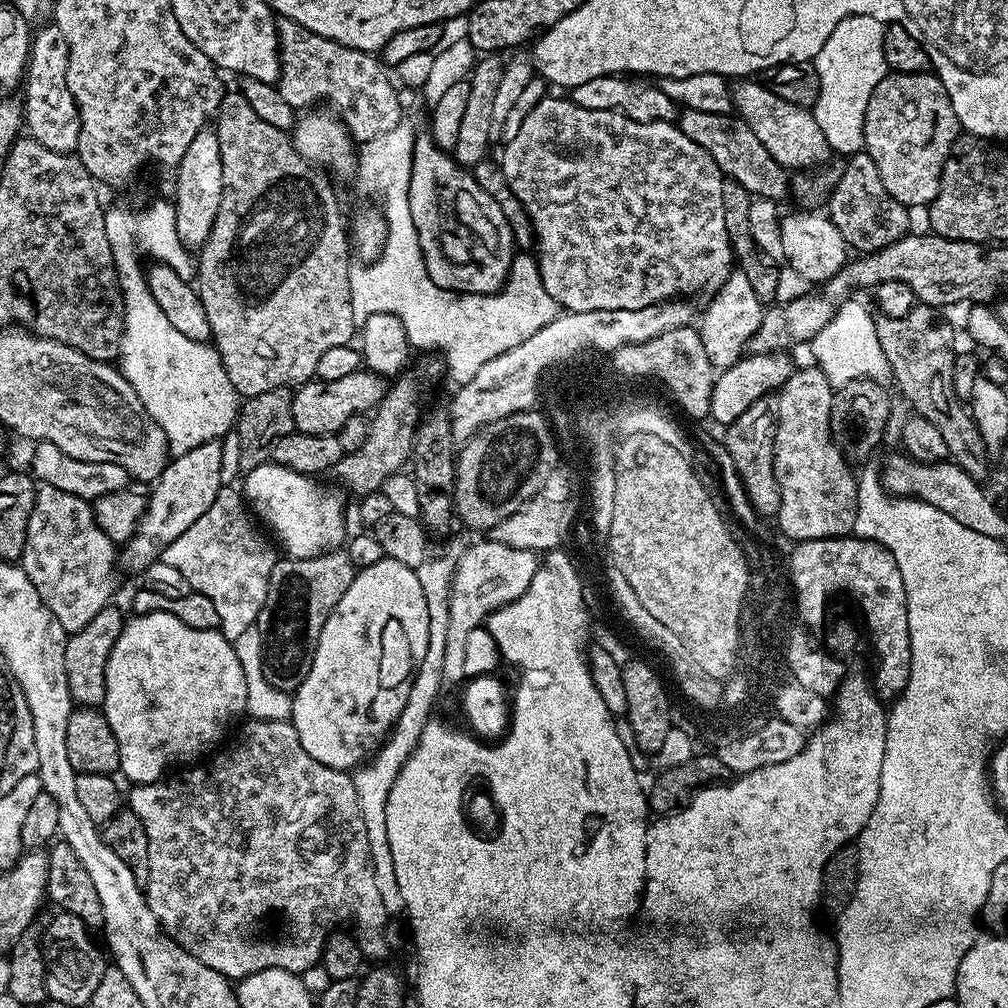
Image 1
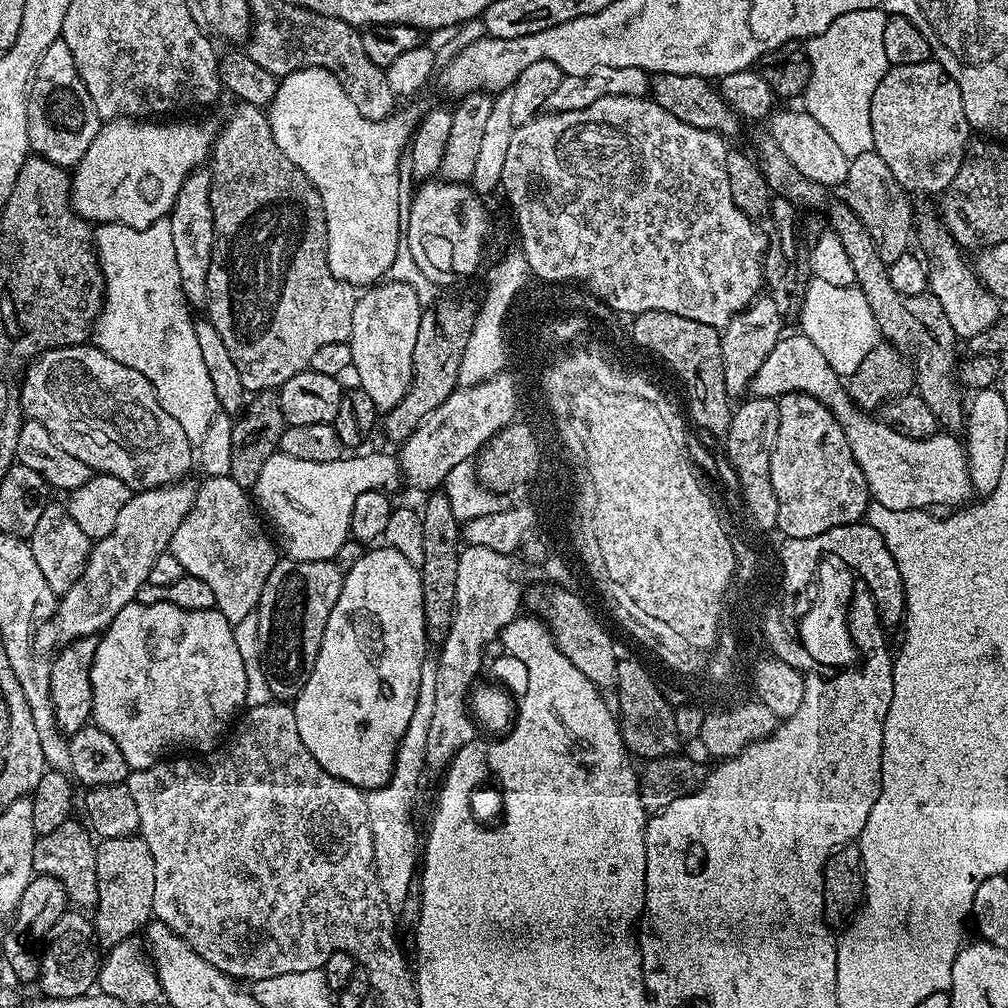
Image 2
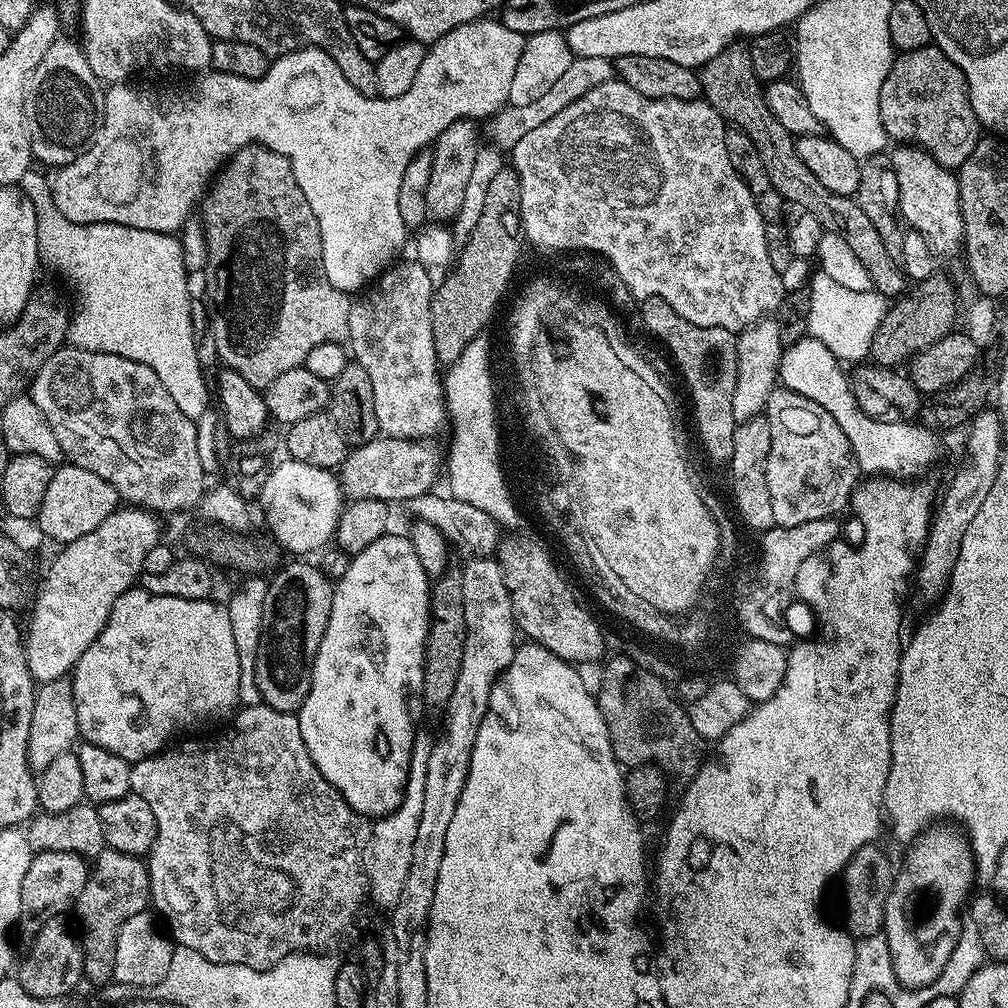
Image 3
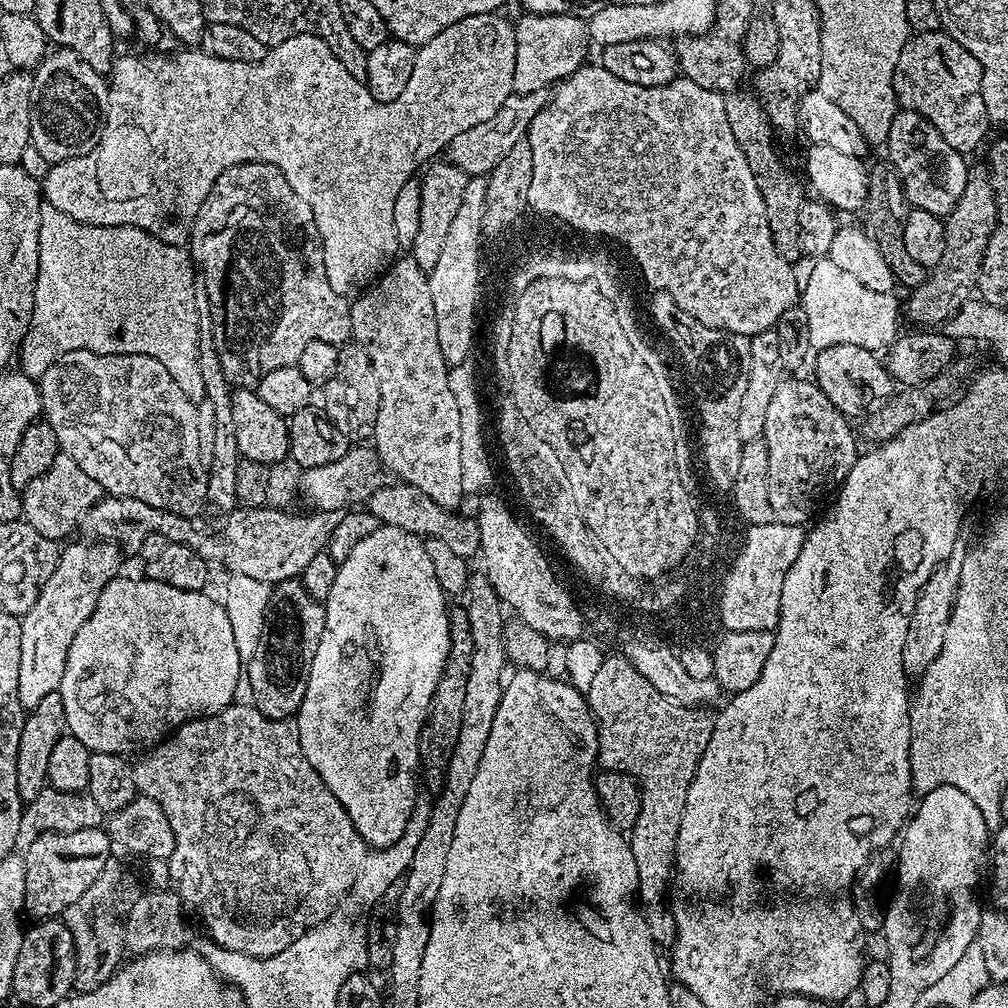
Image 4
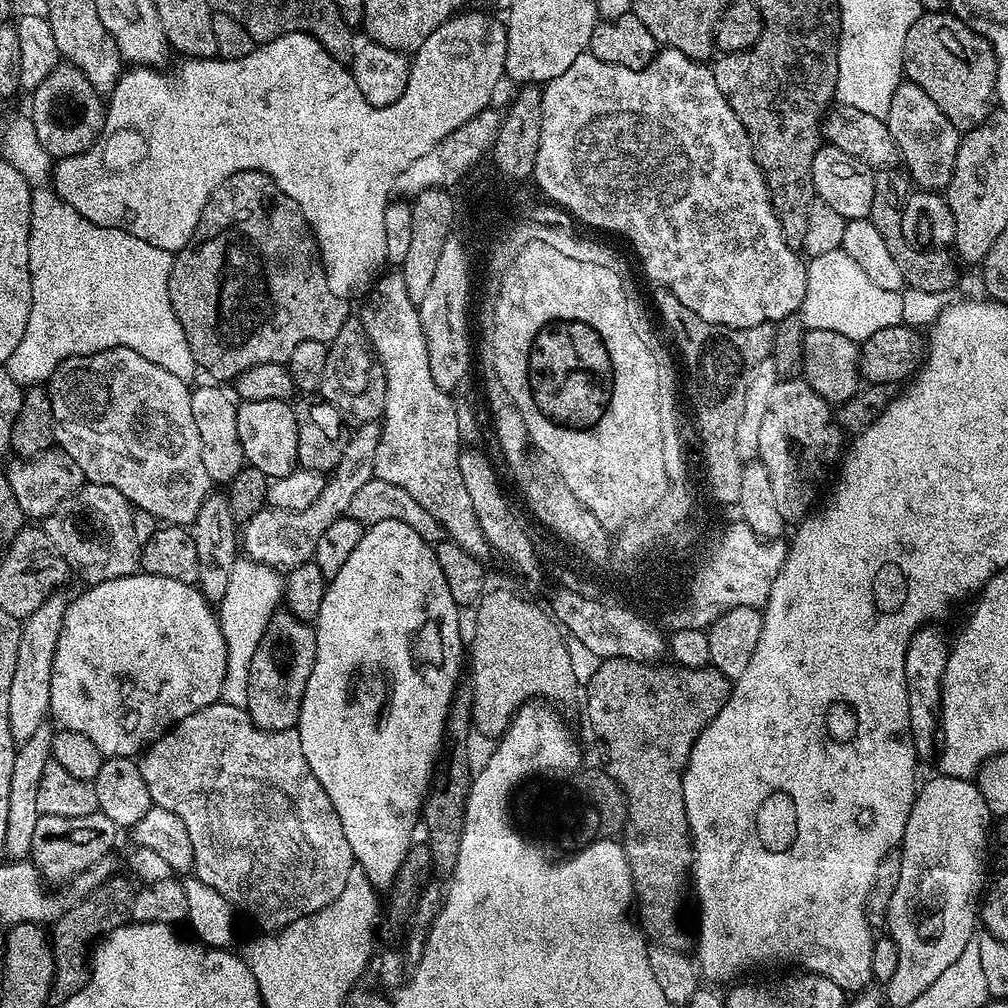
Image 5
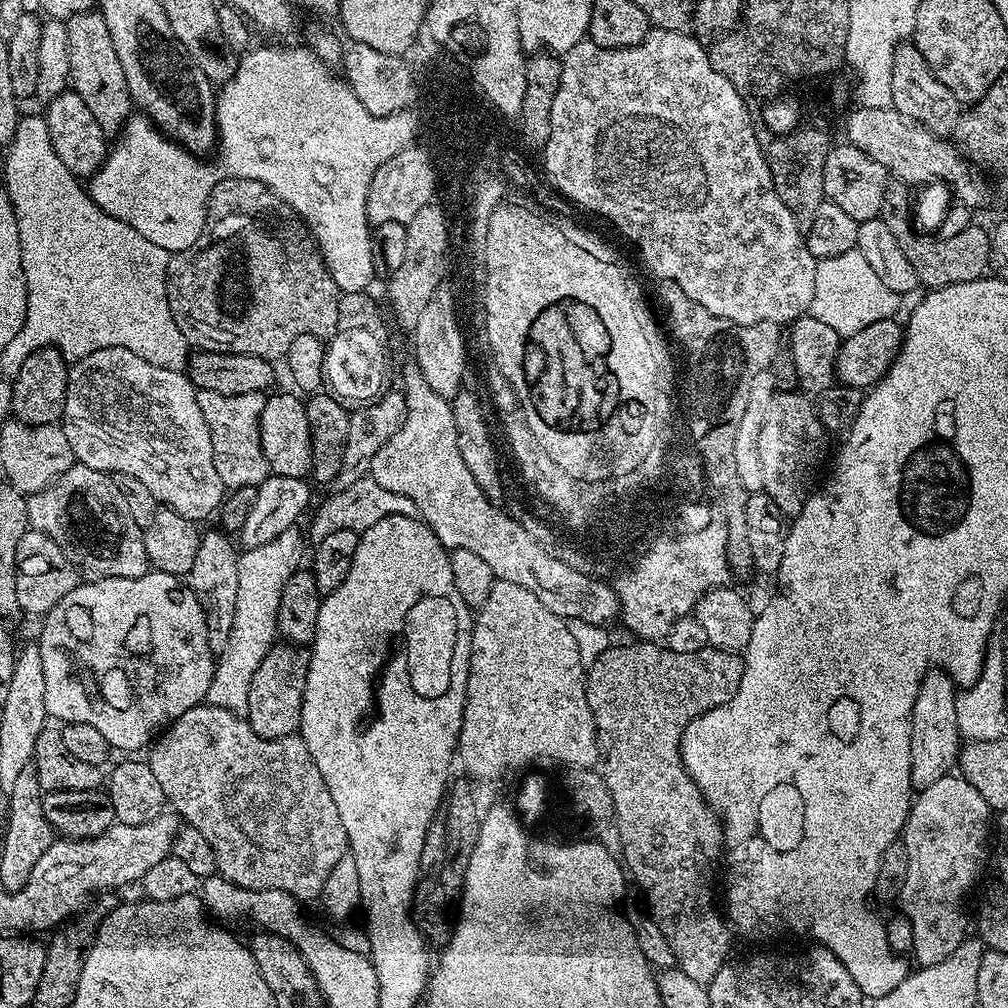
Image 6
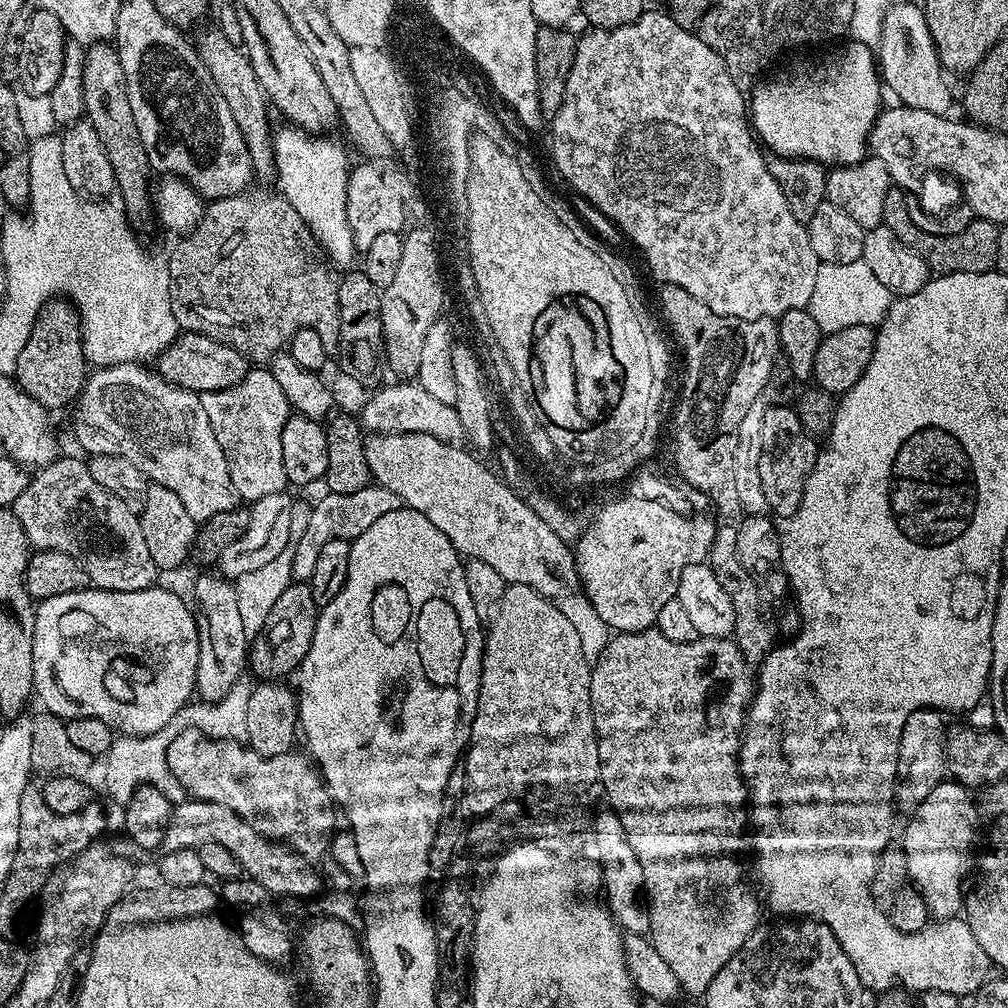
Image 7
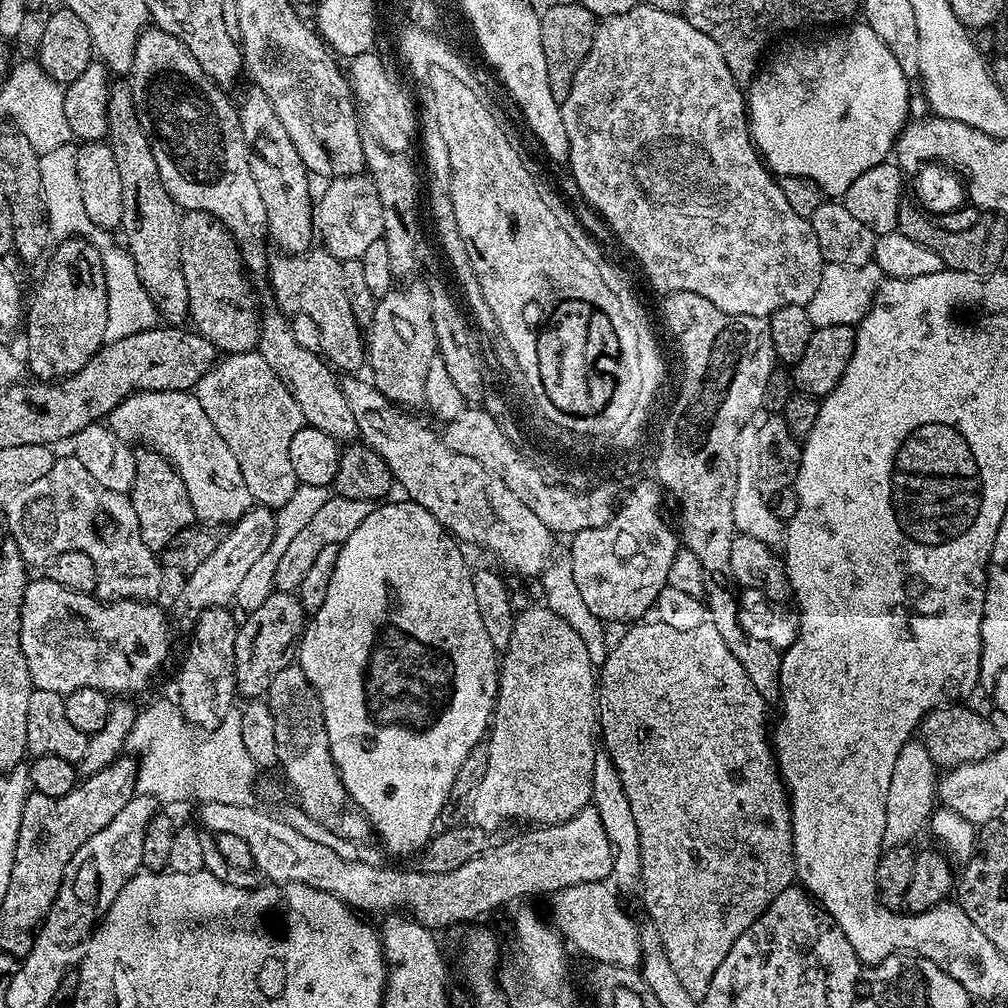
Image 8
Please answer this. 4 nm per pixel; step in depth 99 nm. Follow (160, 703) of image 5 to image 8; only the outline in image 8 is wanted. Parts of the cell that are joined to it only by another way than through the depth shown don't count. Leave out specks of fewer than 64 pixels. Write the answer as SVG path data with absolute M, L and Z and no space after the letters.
M47 578L29 579L22 602L22 654L26 654L26 666L30 666L33 689L52 690L60 696L68 696L79 688L94 688L116 698L121 693L142 689L150 676L165 662L170 648L168 620L159 603L143 600L117 600L108 602L86 592L75 592L58 586Z

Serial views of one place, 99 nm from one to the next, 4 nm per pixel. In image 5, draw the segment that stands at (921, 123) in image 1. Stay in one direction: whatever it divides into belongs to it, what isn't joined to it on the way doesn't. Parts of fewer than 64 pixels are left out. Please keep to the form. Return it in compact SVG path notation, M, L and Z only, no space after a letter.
M925 11L910 26L904 47L904 76L922 86L962 134L978 127L993 111L996 51L967 19L954 16L951 11Z

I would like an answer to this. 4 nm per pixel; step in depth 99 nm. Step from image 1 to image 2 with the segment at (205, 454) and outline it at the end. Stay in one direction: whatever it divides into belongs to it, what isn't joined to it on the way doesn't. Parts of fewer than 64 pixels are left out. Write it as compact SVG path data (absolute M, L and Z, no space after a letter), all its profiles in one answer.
M177 482L167 488L146 488L137 491L122 506L114 530L93 543L79 580L59 597L56 612L38 630L33 644L36 652L52 654L78 638L103 633L114 622L118 610L136 600L140 587L148 583L155 560L169 551L174 532L191 510L196 491L188 482Z

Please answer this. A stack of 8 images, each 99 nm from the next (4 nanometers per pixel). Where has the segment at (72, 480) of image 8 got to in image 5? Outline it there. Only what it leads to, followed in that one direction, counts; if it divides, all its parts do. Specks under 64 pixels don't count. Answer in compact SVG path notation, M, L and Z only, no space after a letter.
M85 483L83 487L79 489L74 495L68 497L68 499L55 509L48 517L45 517L42 522L42 531L51 540L51 544L55 551L59 553L62 559L67 562L73 573L78 572L79 576L84 580L83 583L87 585L101 584L104 581L112 581L114 578L133 575L139 567L140 553L142 546L135 537L134 524L133 524L134 508L131 505L125 495L120 490L114 489L109 484L89 484Z

